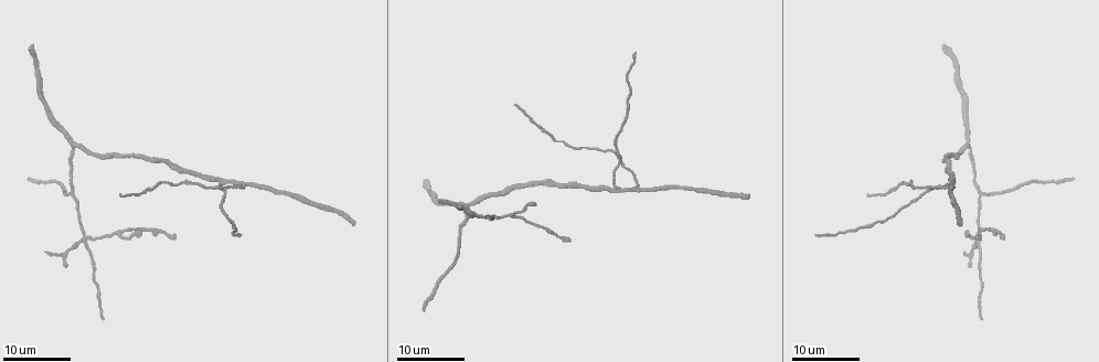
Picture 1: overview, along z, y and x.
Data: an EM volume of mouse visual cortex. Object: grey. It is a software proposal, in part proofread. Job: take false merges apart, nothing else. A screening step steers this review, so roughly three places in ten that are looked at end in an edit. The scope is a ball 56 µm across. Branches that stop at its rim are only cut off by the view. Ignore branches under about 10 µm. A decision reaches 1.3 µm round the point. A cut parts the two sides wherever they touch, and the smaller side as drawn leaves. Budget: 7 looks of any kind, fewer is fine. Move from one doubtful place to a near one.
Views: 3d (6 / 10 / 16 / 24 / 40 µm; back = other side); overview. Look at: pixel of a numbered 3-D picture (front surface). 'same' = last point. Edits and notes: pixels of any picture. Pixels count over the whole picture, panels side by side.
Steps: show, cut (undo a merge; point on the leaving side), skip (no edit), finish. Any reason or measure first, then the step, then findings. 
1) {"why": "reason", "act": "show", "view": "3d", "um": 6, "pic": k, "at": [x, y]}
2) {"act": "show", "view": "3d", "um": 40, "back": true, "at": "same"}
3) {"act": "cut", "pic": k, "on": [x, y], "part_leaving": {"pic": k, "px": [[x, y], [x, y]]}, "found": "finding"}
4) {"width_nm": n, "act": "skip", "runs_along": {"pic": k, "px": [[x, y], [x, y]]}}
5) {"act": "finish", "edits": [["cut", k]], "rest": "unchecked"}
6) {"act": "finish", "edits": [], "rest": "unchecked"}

{"why": "branch point", "act": "show", "view": "3d", "um": 16, "pic": 1, "at": [71, 146]}

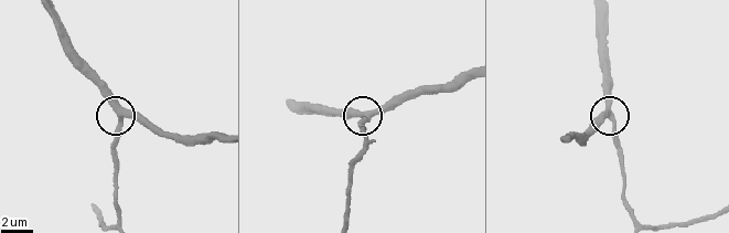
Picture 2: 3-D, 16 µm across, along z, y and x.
{"act": "show", "view": "3d", "um": 6, "pic": 2, "at": [118, 113]}

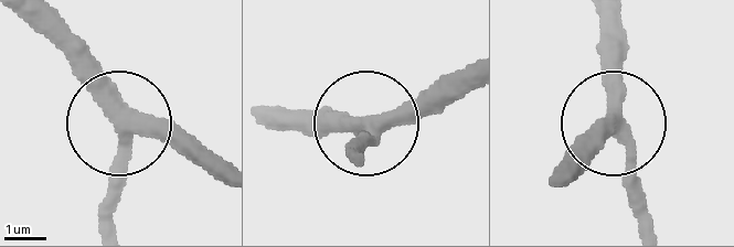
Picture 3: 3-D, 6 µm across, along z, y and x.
{"act": "skip", "runs_along": {"pic": 3, "px": [[223, 167], [128, 125], [46, 36]]}, "found": "one neuron here"}

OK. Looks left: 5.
{"why": "three arms meet", "act": "show", "view": "3d", "um": 24, "pic": 1, "at": [467, 219]}

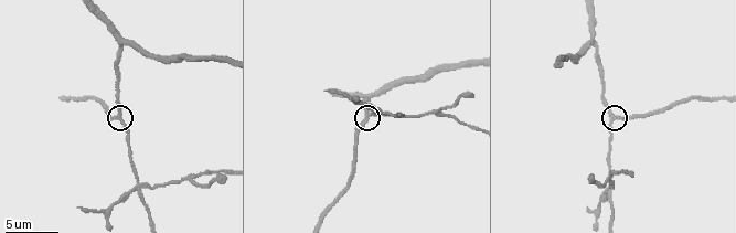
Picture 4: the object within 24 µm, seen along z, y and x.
{"act": "show", "view": "3d", "um": 10, "pic": 4, "at": [118, 120]}

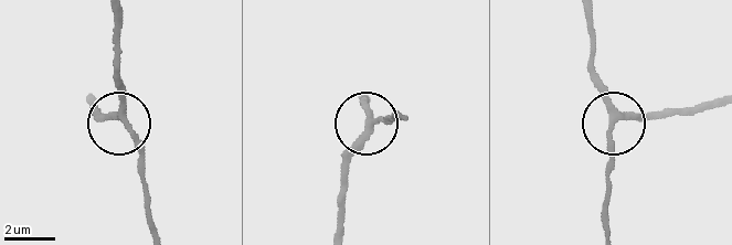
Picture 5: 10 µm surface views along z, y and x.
{"side_arm_um": 17, "act": "skip", "runs_along": {"pic": 5, "px": [[120, 19], [120, 119], [91, 114]]}, "found": "all the same neuron"}

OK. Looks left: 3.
{"why": "four or more arms meet", "act": "show", "view": "3d", "um": 6, "pic": 4, "at": [144, 185]}

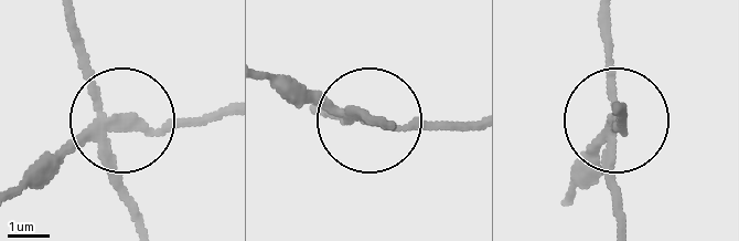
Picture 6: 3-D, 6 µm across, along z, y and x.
{"arms": 4, "act": "cut", "pic": 6, "on": [168, 124], "found": "a second neuron is stuck on"}

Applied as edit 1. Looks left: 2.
{"act": "finish", "edits": [["cut", 6]], "rest": "unchecked"}

